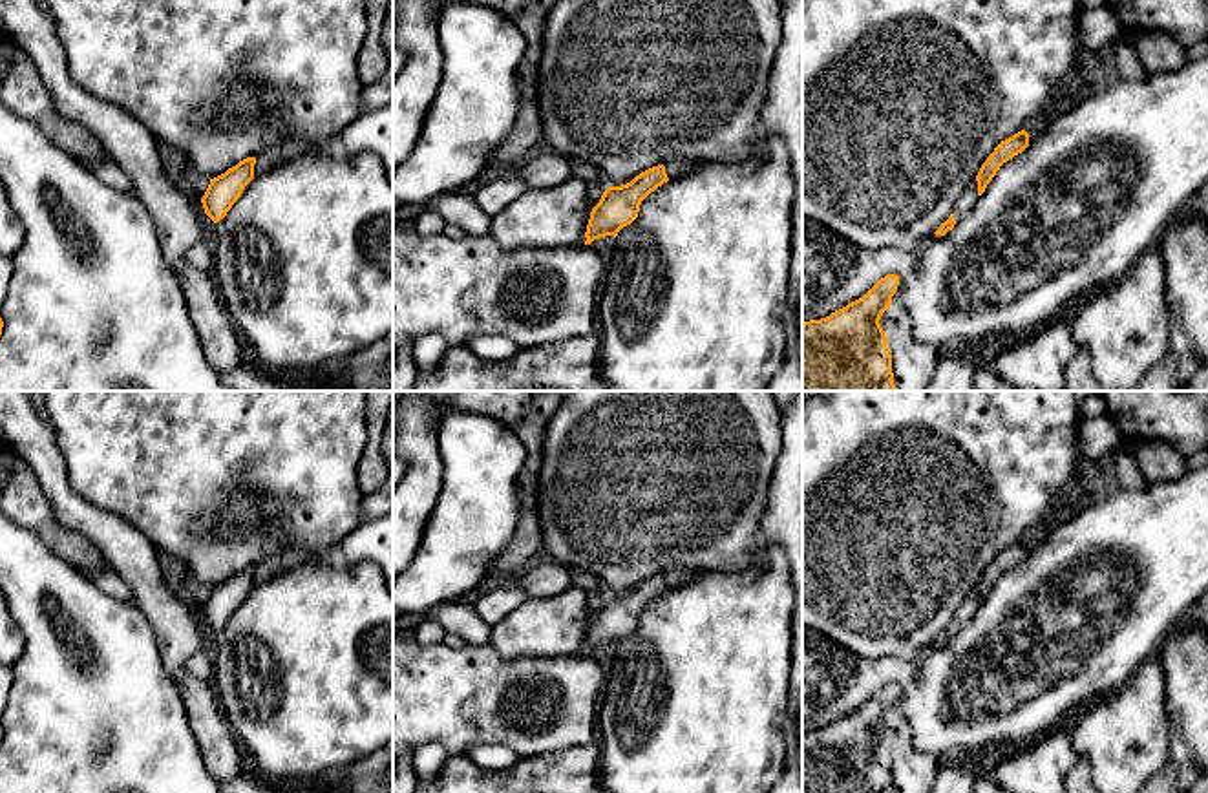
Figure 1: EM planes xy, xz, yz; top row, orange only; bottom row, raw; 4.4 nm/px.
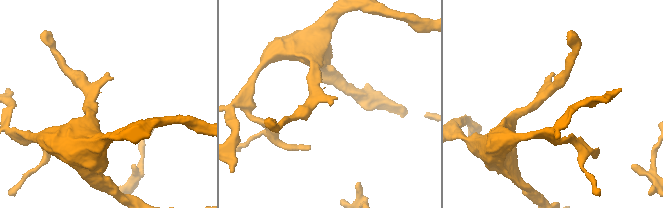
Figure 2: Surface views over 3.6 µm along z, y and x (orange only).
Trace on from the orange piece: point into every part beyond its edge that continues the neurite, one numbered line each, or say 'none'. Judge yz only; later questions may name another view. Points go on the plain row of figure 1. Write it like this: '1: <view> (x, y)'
1: yz (967, 609)

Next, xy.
1: xy (293, 556)

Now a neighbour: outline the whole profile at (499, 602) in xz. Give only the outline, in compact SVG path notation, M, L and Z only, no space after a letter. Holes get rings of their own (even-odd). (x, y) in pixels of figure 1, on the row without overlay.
M515 574L490 588L473 607L479 618L493 627L526 599L528 594L521 585L521 574Z

